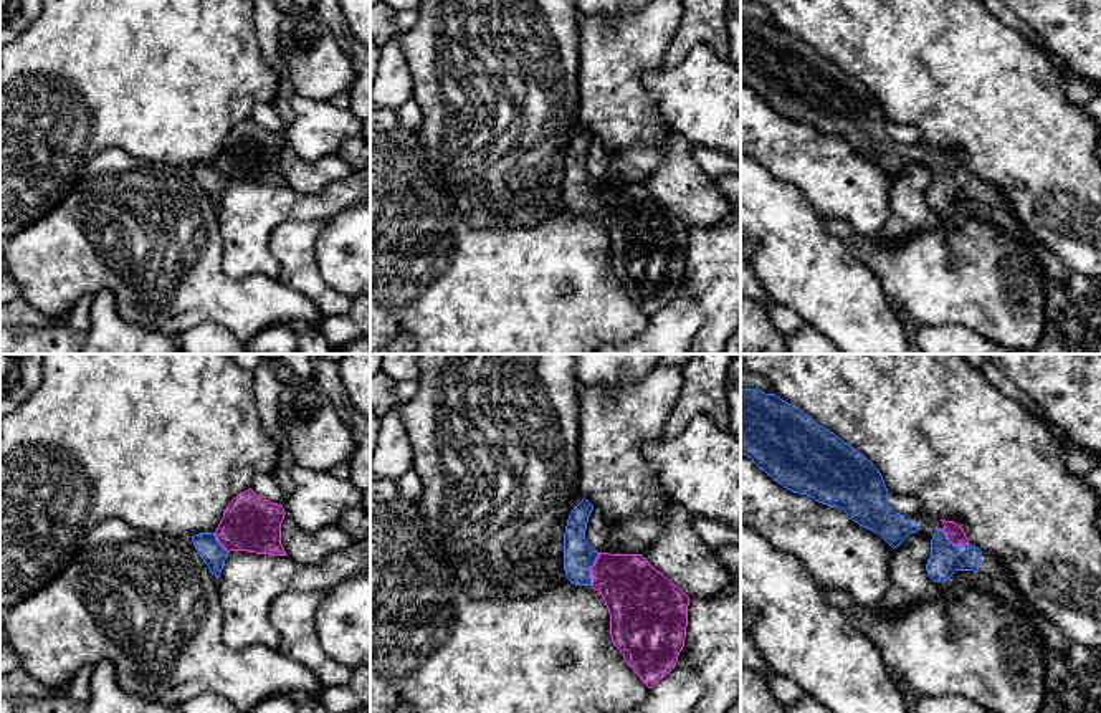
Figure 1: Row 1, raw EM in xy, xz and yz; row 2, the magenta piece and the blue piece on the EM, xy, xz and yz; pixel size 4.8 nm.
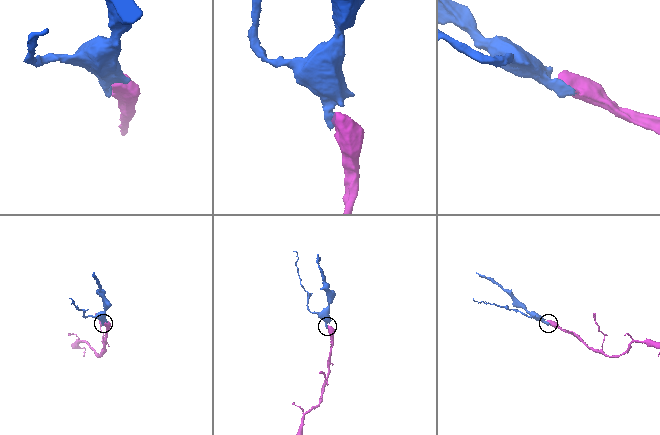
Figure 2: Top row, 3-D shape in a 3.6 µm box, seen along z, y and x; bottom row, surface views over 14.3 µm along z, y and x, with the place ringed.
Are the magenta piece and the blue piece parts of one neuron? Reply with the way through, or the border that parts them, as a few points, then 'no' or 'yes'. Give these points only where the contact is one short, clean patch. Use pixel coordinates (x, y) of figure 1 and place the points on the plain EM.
way xz (635, 224), (619, 207), (591, 199), (579, 184); yes

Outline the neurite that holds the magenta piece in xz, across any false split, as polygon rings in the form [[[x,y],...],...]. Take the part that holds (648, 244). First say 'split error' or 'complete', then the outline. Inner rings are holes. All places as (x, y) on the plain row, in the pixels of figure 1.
split error; [[[584,127],[569,144],[564,162],[565,207],[575,215],[592,215],[600,222],[610,243],[610,266],[613,275],[620,280],[627,294],[640,306],[640,309],[648,318],[653,318],[671,301],[678,291],[679,281],[684,276],[689,227],[665,203],[656,200],[641,184],[598,182],[585,169],[585,159],[592,139],[593,134]]]

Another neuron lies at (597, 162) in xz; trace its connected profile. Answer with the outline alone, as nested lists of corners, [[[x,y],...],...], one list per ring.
[[[593,137],[589,146],[585,169],[598,182],[605,182],[608,177],[610,162],[612,162],[612,154],[608,152],[608,149],[605,147],[605,144],[600,139]]]

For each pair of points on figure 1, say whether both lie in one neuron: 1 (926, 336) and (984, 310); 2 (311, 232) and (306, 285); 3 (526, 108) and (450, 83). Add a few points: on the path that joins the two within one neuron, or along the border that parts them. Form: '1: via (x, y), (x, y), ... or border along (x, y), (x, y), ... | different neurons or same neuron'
1: border along (918, 325), (966, 326), (982, 336) | different neurons
2: via (305, 245), (305, 272) | same neuron
3: via (508, 101), (490, 83), (468, 83) | same neuron

